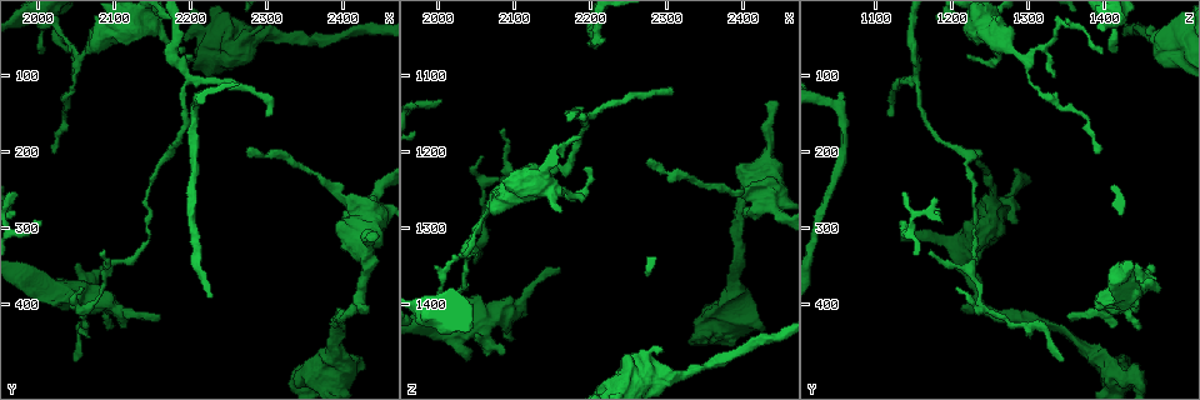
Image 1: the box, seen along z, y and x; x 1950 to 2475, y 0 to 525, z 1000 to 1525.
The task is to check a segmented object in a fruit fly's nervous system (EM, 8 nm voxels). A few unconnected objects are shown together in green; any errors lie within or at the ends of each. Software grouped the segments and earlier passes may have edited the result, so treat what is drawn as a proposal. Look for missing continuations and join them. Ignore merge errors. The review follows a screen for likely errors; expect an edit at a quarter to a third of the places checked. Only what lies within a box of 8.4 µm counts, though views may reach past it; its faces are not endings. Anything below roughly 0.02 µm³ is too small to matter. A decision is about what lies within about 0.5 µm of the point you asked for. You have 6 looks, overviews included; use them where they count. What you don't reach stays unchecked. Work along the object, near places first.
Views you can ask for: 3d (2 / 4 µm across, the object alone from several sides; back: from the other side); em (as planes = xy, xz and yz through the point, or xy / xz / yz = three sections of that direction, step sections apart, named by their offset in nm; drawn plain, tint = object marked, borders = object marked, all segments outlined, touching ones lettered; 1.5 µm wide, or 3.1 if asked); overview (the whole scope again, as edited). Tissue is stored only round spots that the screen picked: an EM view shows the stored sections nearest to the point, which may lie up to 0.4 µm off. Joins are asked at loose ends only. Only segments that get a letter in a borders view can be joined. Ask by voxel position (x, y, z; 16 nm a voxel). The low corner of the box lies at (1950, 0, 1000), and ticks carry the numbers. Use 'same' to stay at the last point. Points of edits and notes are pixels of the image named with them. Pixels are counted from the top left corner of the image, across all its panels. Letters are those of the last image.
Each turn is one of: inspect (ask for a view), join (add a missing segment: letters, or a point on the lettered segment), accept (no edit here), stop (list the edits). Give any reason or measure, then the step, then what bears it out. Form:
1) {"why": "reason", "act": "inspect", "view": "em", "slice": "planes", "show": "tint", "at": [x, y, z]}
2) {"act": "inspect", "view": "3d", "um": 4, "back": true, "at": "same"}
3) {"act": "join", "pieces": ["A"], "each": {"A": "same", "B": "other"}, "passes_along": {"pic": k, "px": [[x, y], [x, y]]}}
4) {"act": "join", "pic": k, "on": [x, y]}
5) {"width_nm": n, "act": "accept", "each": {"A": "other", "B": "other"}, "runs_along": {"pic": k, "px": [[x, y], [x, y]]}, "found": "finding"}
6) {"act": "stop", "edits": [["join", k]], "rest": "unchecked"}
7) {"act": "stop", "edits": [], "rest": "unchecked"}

{"act": "inspect", "view": "3d", "um": 2, "at": [2300, 155, 1120]}

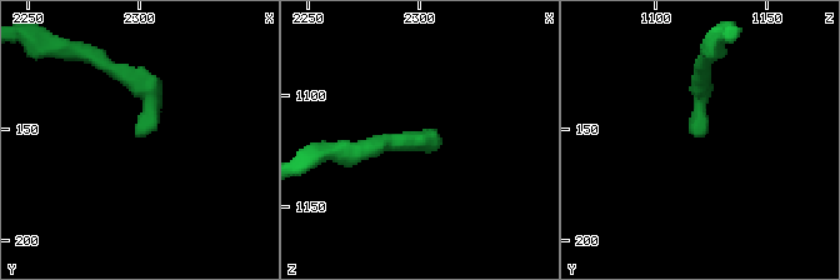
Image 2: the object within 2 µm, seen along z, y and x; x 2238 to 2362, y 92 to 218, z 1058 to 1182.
{"why": "now the EM", "act": "inspect", "view": "em", "slice": "planes", "show": "borders", "at": [2300, 155, 1122]}

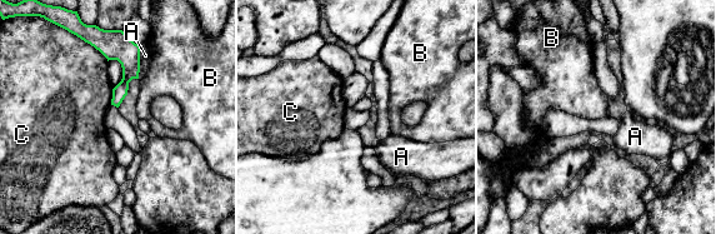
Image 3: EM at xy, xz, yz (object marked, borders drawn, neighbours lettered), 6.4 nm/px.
{"width_nm": 90, "act": "accept", "each": {"A": "other", "B": "other", "C": "other"}, "border": {"pic": 3, "px": [[75, 35], [93, 45], [108, 60]]}, "found": "no lettered segment goes on from it"}

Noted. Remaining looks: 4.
{"why": "an open end", "act": "inspect", "view": "3d", "um": 2, "at": [2445, 305, 1135]}

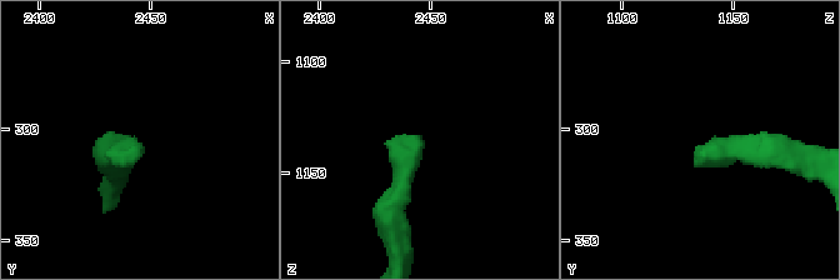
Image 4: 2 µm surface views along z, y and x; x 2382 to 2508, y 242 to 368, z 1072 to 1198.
{"act": "inspect", "view": "em", "slice": "planes", "show": "borders", "at": [2444, 307, 1134]}

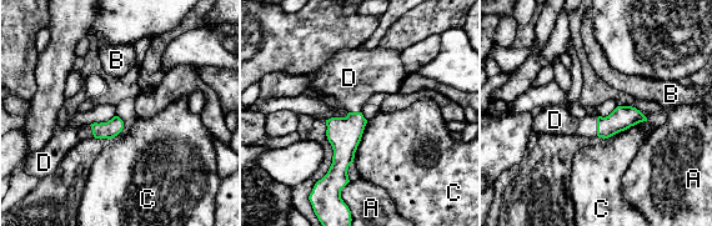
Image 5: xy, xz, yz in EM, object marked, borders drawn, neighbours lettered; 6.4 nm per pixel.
{"act": "join", "pieces": ["D"], "each": {"A": "other", "B": "other", "C": "other", "D": "same"}, "passes_along": {"pic": 5, "px": [[622, 117], [597, 126], [560, 121]]}, "found": "the cell continues"}

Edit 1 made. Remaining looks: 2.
{"act": "stop", "edits": [["join", 5]], "rest": "unchecked"}

